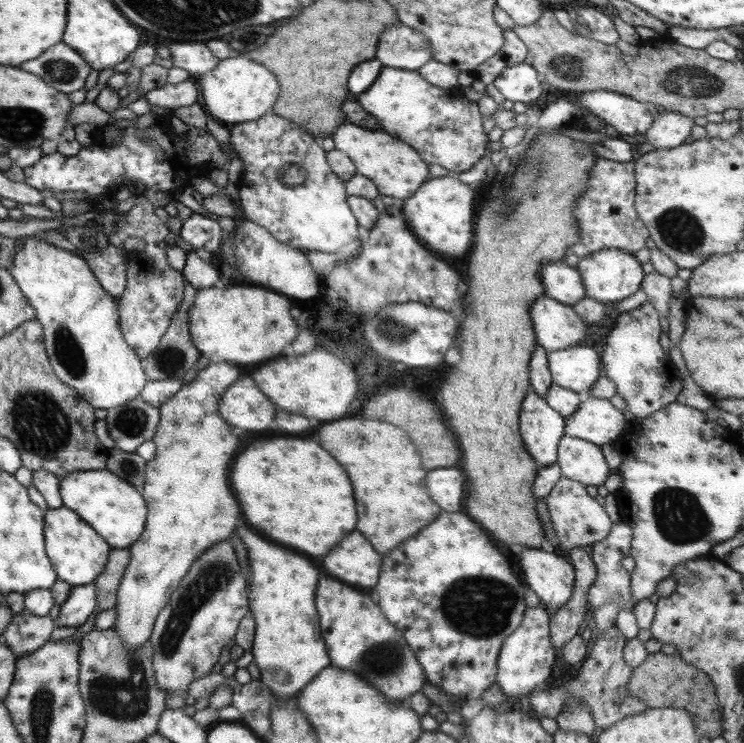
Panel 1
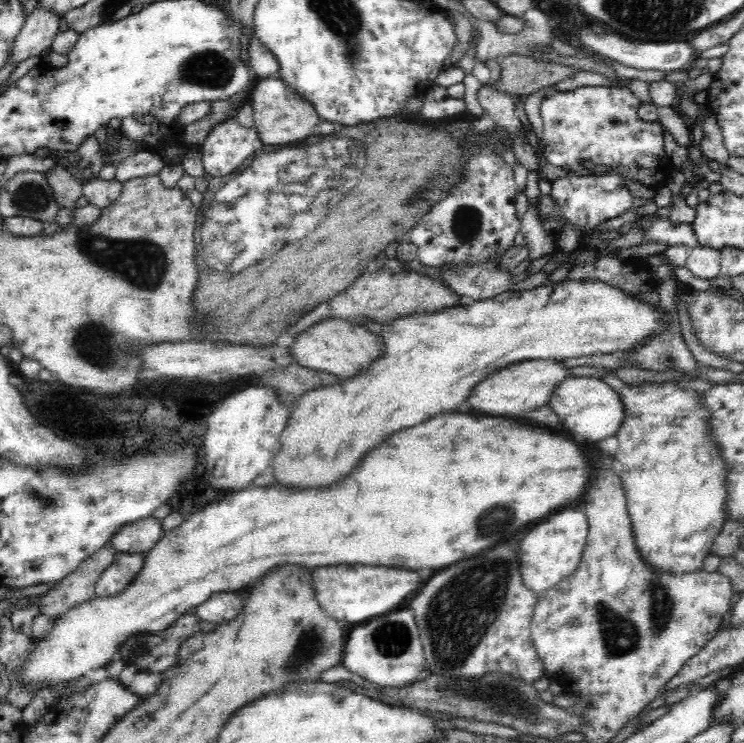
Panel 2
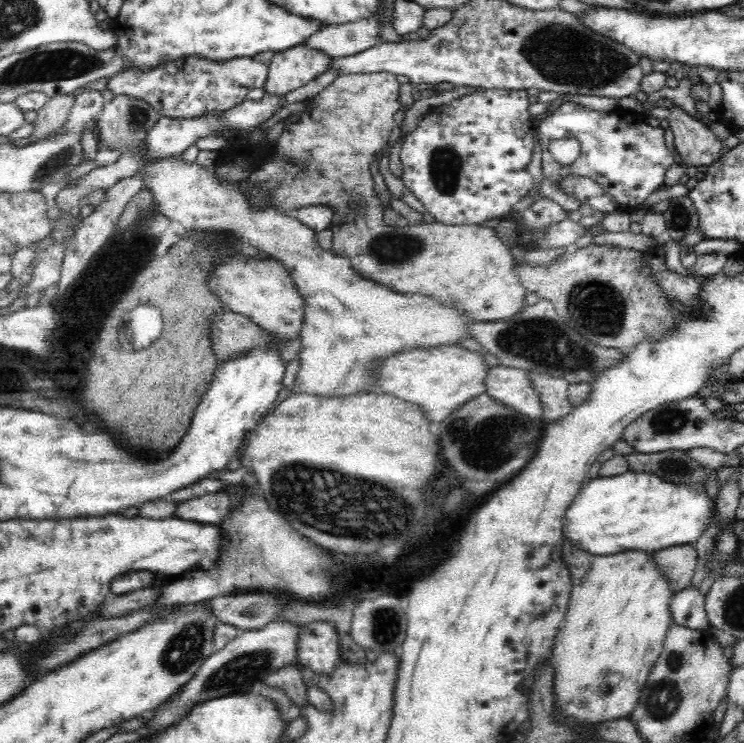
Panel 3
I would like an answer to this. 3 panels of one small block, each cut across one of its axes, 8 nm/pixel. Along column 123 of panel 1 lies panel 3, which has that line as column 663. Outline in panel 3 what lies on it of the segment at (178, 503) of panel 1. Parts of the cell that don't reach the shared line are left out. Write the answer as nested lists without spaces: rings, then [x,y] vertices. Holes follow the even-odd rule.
[[[563,540],[562,556],[571,572],[573,590],[566,620],[552,650],[555,669],[552,683],[553,693],[561,710],[568,715],[568,721],[593,727],[603,720],[628,718],[652,667],[660,658],[664,640],[673,625],[670,608],[675,594],[671,580],[654,560],[655,552],[631,550],[592,556]]]

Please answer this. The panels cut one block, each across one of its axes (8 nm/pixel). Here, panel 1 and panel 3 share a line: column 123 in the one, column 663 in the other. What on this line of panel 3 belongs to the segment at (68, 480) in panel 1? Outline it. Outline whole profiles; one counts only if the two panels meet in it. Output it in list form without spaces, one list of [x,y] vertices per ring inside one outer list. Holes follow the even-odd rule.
[[[630,470],[621,476],[590,478],[565,512],[563,538],[592,556],[694,544],[714,513],[704,489],[674,485],[652,474]]]

